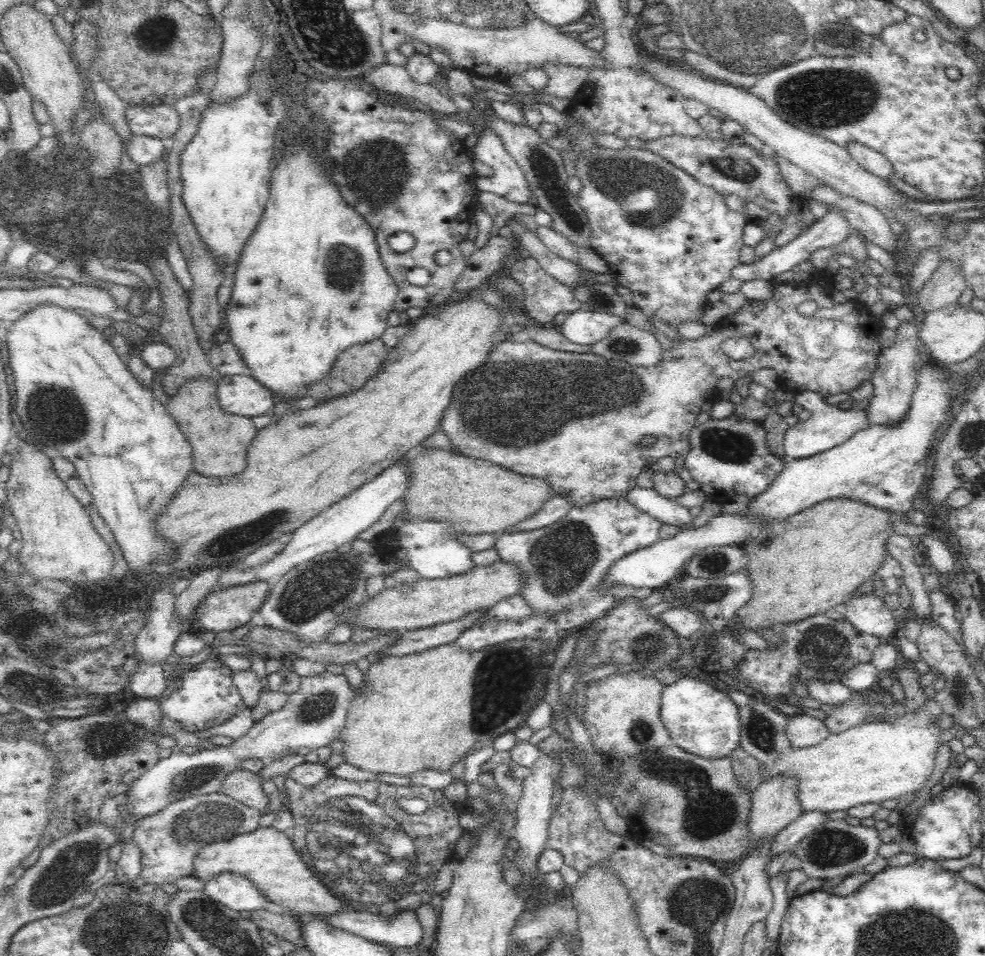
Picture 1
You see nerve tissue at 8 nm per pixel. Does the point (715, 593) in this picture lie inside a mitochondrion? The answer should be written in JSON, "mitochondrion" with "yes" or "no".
{"mitochondrion":"yes"}

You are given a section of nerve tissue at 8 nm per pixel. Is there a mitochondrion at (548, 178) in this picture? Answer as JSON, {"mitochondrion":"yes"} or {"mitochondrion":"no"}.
{"mitochondrion":"yes"}

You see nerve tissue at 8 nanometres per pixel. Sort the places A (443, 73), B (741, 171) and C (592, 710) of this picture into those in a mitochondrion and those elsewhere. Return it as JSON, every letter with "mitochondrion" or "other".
{"A":"other","B":"mitochondrion","C":"other"}

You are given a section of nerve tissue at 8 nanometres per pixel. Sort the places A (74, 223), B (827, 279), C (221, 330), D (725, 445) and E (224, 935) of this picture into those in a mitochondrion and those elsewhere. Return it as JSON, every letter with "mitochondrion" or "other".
{"A":"mitochondrion","B":"other","C":"other","D":"mitochondrion","E":"mitochondrion"}

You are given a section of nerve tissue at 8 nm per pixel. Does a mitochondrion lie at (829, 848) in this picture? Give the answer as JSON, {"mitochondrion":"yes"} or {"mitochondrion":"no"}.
{"mitochondrion":"yes"}

